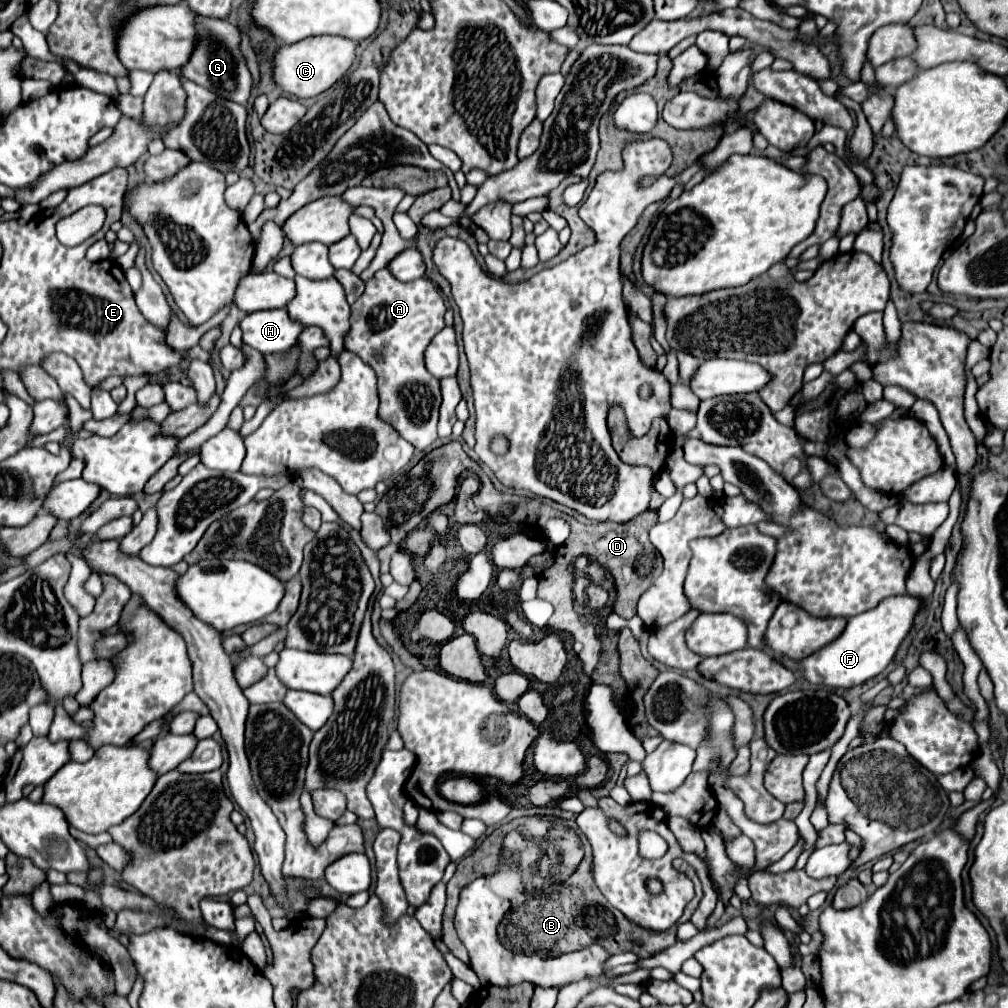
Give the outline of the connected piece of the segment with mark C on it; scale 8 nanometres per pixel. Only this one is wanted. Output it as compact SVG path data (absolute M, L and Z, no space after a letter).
M311 36L295 44L283 44L275 54L275 82L277 86L301 100L323 94L339 78L343 78L355 62L357 42L343 36Z

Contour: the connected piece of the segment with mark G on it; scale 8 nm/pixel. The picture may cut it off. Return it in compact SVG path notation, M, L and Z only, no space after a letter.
M197 16L197 22L199 22L199 34L201 34L199 46L195 48L191 60L183 66L181 70L183 76L219 94L221 98L247 106L249 92L251 92L251 74L245 66L243 56L239 54L239 30L231 26L227 20Z

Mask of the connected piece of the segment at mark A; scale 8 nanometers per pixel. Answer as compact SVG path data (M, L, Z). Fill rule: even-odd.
M387 268L375 272L375 276L365 284L365 292L361 294L359 302L355 302L355 310L351 306L351 332L345 338L345 348L359 354L363 362L367 362L377 372L379 380L377 388L381 400L379 416L391 422L397 428L397 432L417 450L423 450L437 440L437 418L441 406L439 378L431 376L431 372L423 362L423 354L433 336L439 330L443 330L445 310L447 306L429 278L419 278L413 282L397 282L397 278Z

